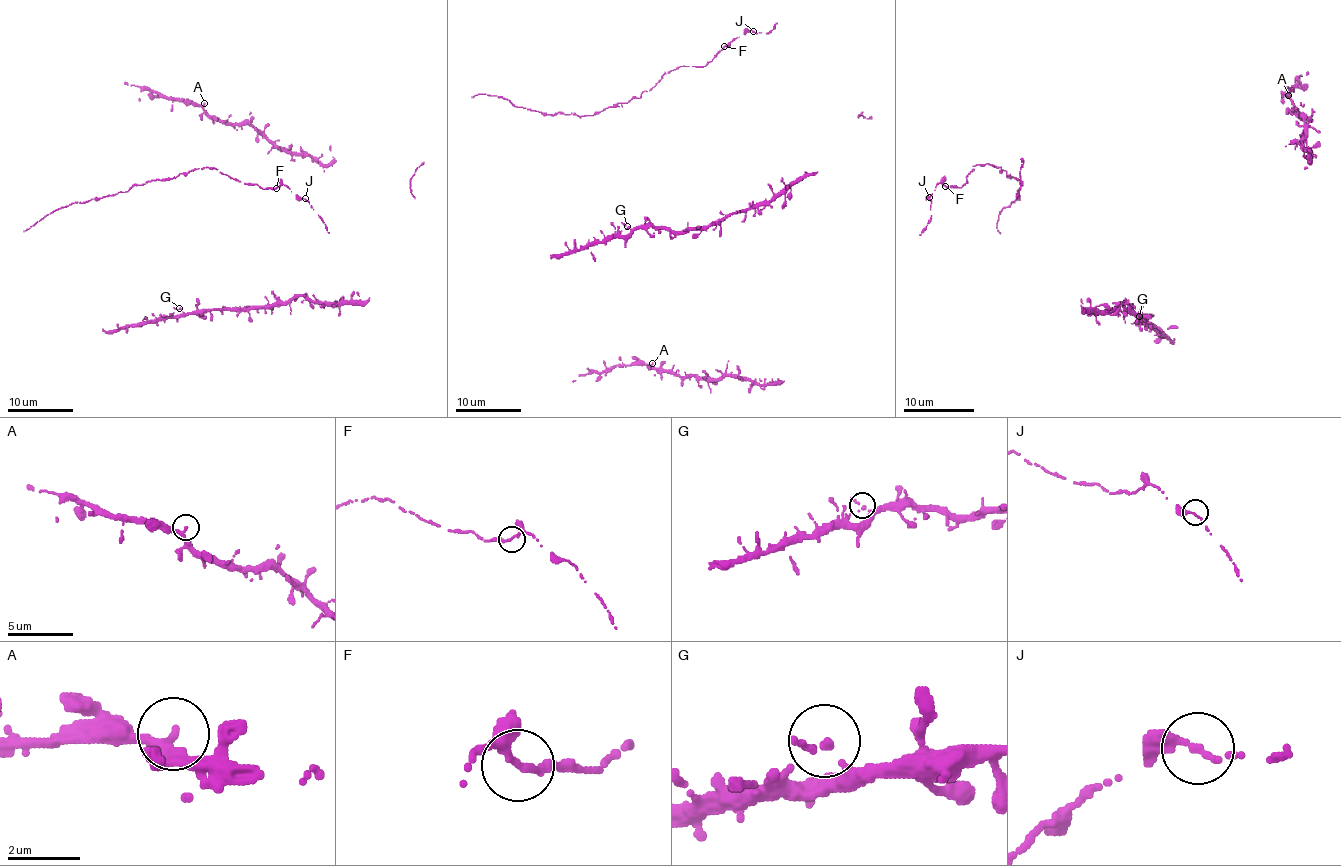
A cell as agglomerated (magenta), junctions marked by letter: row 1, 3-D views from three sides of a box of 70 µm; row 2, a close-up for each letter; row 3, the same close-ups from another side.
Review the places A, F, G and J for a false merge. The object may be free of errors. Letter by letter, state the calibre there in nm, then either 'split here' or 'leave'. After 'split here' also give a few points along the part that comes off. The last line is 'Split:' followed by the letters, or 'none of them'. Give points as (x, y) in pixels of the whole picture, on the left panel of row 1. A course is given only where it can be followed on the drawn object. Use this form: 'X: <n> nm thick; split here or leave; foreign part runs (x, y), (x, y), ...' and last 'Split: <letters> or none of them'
A: 240 nm thick; leave
F: 220 nm thick; leave
G: 170 nm thick; leave
J: 240 nm thick; leave
Split: none of them

